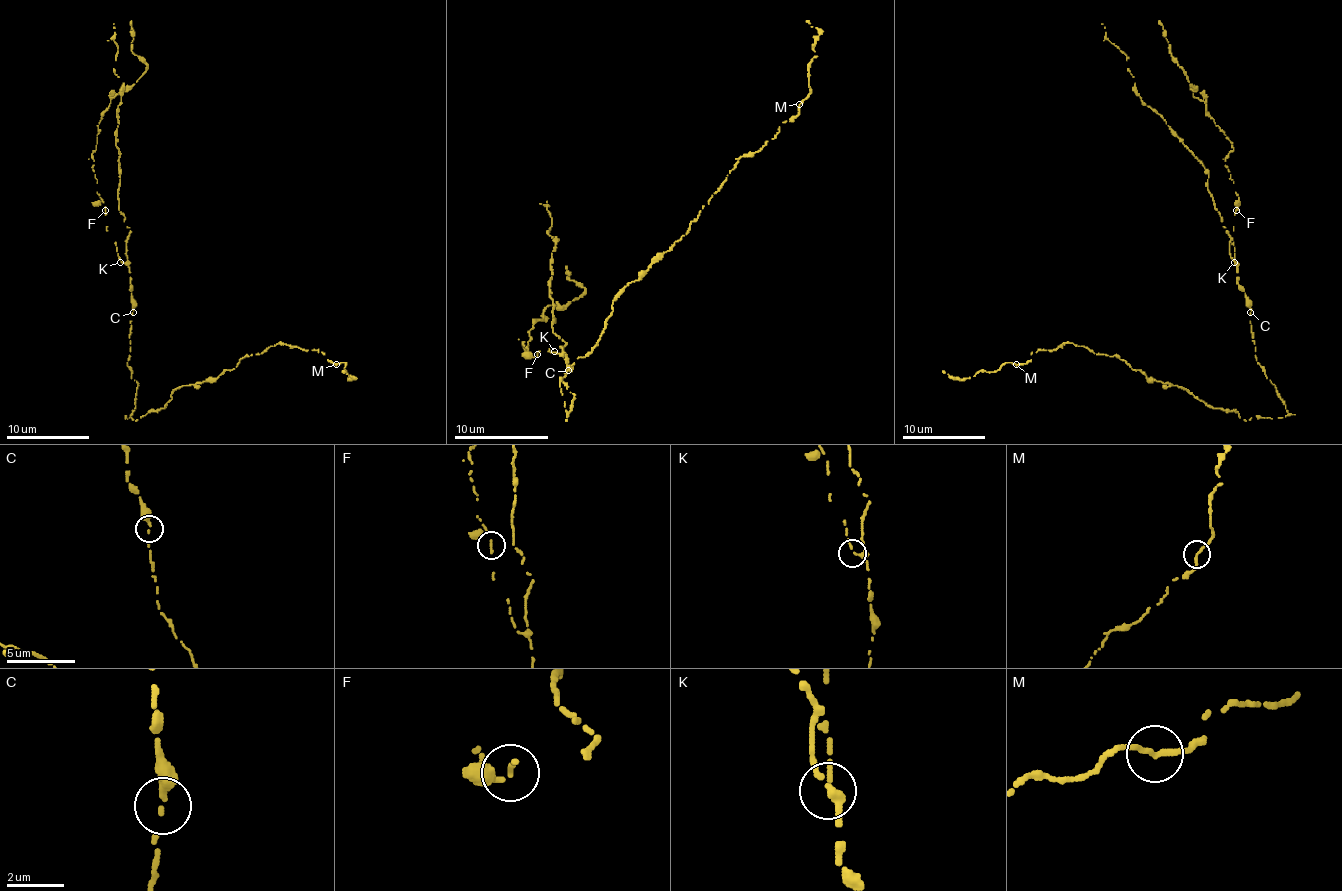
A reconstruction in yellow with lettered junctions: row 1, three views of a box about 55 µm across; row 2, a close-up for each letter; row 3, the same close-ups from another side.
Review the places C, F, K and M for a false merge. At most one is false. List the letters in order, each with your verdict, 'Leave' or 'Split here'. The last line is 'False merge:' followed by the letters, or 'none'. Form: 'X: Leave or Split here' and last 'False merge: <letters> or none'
C: Leave
F: Split here
K: Leave
M: Leave
False merge: F

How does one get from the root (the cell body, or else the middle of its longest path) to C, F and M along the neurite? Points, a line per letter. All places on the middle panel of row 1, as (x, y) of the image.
C: (568, 413), (573, 394), (561, 380), (568, 370)
F: (568, 413), (573, 394), (561, 380), (568, 370), (566, 354), (538, 354)
M: (568, 413), (559, 380), (592, 349), (611, 304), (686, 233), (734, 165), (771, 139), (800, 104)

